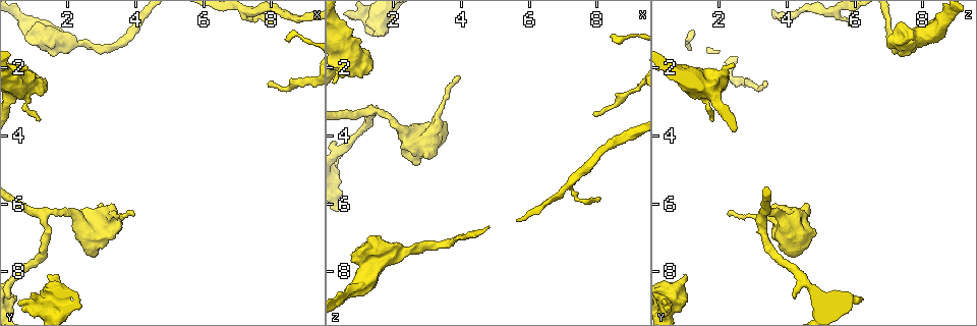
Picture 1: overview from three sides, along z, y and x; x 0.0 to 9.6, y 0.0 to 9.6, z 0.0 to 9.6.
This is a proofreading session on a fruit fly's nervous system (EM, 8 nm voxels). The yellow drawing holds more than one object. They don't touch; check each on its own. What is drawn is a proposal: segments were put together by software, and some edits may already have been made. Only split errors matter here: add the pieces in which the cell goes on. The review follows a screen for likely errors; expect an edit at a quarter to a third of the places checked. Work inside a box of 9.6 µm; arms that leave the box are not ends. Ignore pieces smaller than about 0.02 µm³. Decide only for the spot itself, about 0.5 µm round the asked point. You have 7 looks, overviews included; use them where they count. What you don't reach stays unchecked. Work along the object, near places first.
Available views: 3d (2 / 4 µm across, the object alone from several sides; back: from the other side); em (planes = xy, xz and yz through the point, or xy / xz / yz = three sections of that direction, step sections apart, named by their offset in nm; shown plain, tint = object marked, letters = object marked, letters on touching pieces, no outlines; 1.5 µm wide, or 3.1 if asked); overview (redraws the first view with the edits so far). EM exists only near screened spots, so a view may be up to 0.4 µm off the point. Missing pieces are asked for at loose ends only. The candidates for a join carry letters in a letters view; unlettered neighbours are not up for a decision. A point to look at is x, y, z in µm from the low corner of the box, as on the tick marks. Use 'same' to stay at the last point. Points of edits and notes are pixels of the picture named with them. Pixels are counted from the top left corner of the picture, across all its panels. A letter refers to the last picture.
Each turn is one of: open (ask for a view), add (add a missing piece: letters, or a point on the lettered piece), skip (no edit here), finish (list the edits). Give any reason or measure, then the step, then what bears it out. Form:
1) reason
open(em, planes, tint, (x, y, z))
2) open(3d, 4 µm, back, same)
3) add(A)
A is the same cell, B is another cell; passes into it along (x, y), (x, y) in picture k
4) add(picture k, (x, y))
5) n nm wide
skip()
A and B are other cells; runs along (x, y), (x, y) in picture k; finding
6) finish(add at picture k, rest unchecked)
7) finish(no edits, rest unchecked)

free end
open(em, xy, step 4, letters, (1.45, 8.05, 1.00))

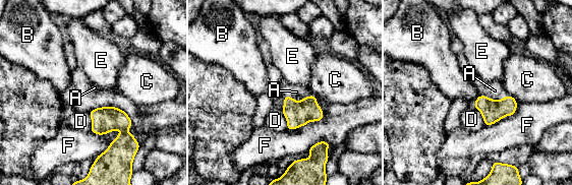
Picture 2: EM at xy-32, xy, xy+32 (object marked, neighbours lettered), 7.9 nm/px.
F touches over 300 nm
add(picture 2, (495, 90))
A is the same cell, B, C, D, E and F are other cells; it goes on there

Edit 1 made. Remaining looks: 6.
an open end
open(3d, 4 µm, (8.10, 0.60, 5.80))

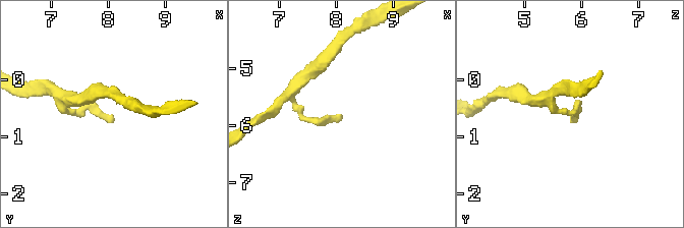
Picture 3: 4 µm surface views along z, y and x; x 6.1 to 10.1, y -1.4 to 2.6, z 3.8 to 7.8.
open(em, xz, step 4, tint, (8.05, 0.65, 5.80))

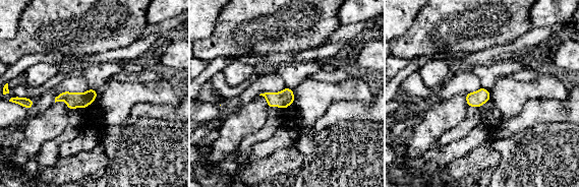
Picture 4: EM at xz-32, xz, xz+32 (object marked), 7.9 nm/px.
open(em, planes, letters, same)

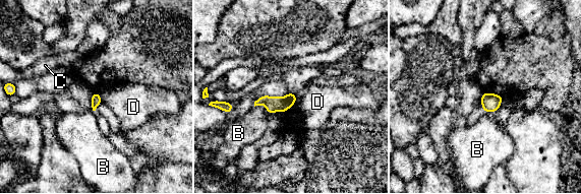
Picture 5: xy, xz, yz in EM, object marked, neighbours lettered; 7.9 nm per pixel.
skip()
B, C and D are other cells; border along (295, 94), (297, 101) in picture 5; no lettered piece goes on from it

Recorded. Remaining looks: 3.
finish(add at picture 2, rest unchecked)

